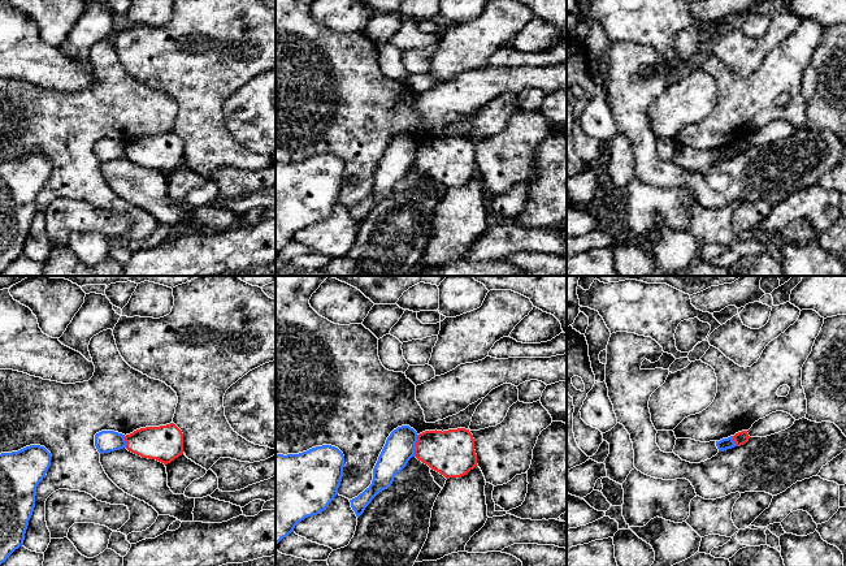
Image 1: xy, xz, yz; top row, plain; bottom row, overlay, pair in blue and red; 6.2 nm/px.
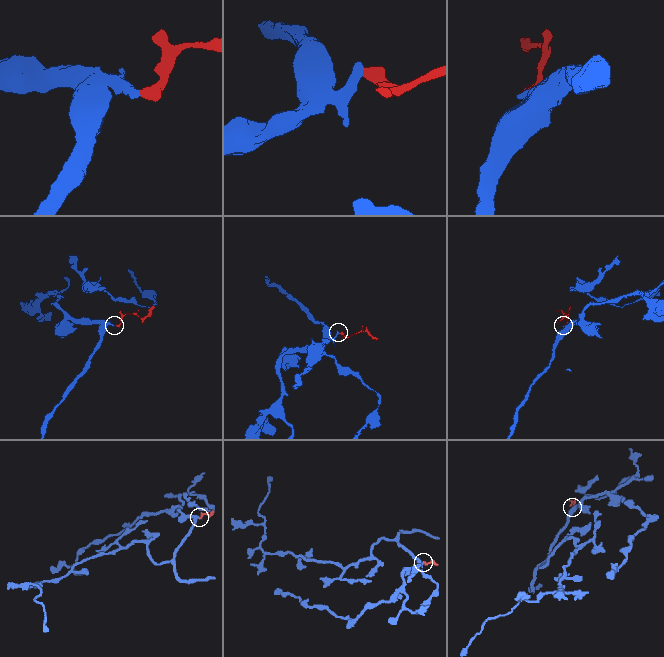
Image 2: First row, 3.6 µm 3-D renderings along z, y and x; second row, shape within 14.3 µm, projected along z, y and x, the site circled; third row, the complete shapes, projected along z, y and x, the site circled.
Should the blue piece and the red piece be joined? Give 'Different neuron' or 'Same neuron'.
Different neuron

